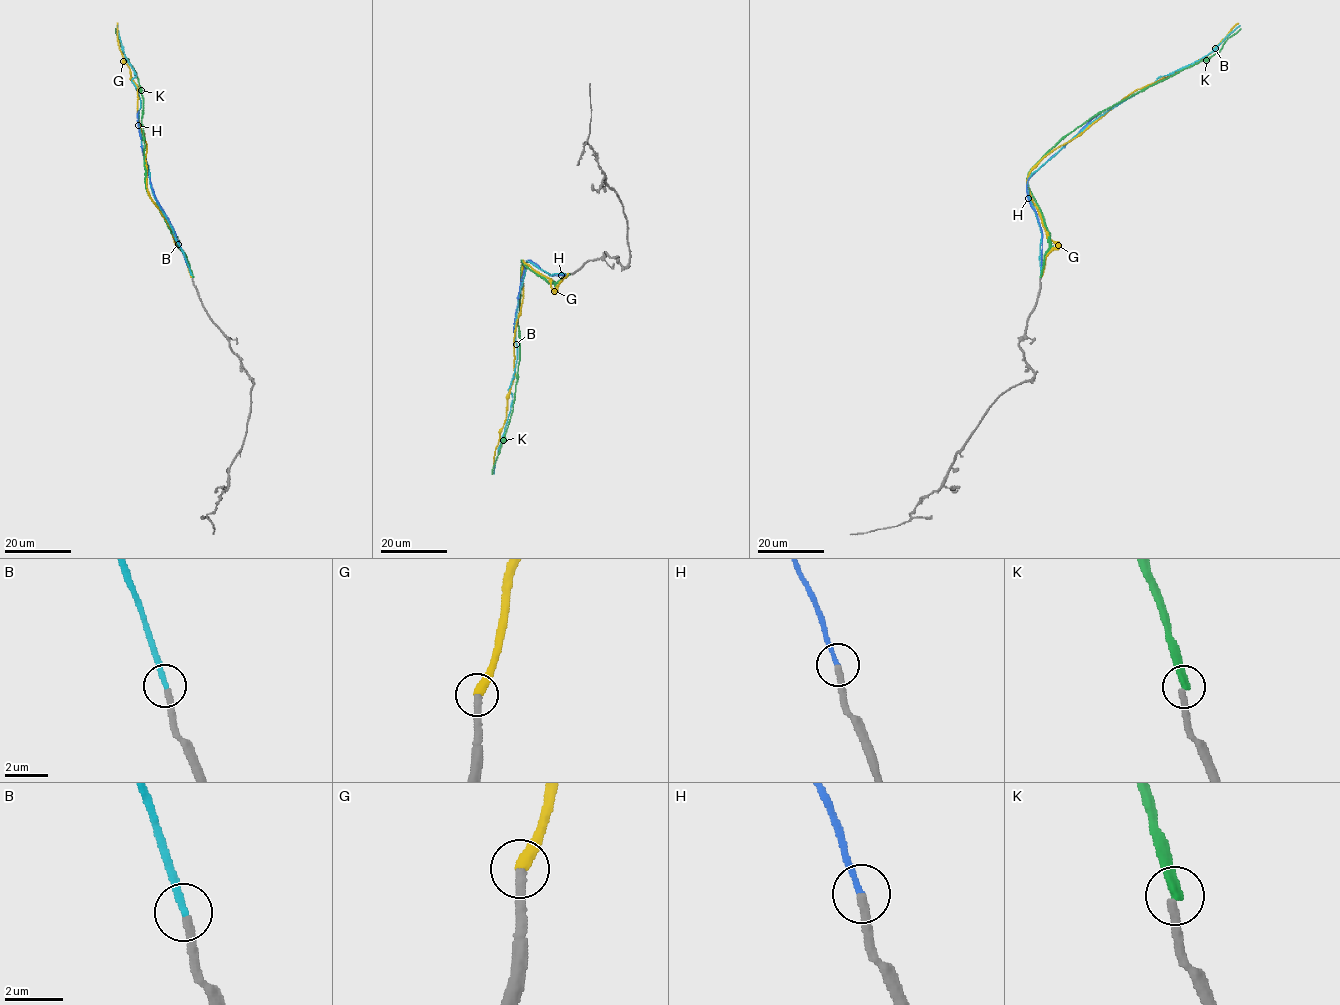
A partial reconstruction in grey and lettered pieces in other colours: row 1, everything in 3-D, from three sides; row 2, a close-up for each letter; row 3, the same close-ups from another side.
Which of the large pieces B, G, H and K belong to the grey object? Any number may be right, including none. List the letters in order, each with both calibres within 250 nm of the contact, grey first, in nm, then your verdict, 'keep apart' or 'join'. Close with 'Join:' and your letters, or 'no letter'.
B: 320 nm thick on the grey side, 280 nm on the other; join
G: 320 nm thick on the grey side, 380 nm on the other; keep apart
H: 320 nm thick on the grey side, 200 nm on the other; keep apart
K: 320 nm thick on the grey side, 400 nm on the other; keep apart
Join: B

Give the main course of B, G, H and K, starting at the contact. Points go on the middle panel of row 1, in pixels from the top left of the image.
B: (568, 274), (550, 275), (526, 262), (515, 324), (517, 361), (508, 388), (512, 396), (512, 407), (493, 473)
G: (567, 274), (553, 289), (551, 281), (523, 261), (521, 314), (514, 336), (514, 377), (493, 461), (494, 471)
H: (568, 275), (551, 275), (527, 260), (518, 295), (515, 336)
K: (569, 274), (557, 282), (549, 282), (522, 260), (519, 364), (513, 409), (491, 474)

